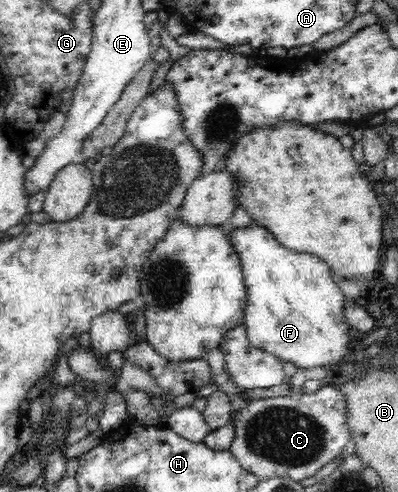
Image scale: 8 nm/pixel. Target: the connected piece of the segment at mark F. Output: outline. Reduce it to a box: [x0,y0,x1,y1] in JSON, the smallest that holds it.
[227,224,356,372]

